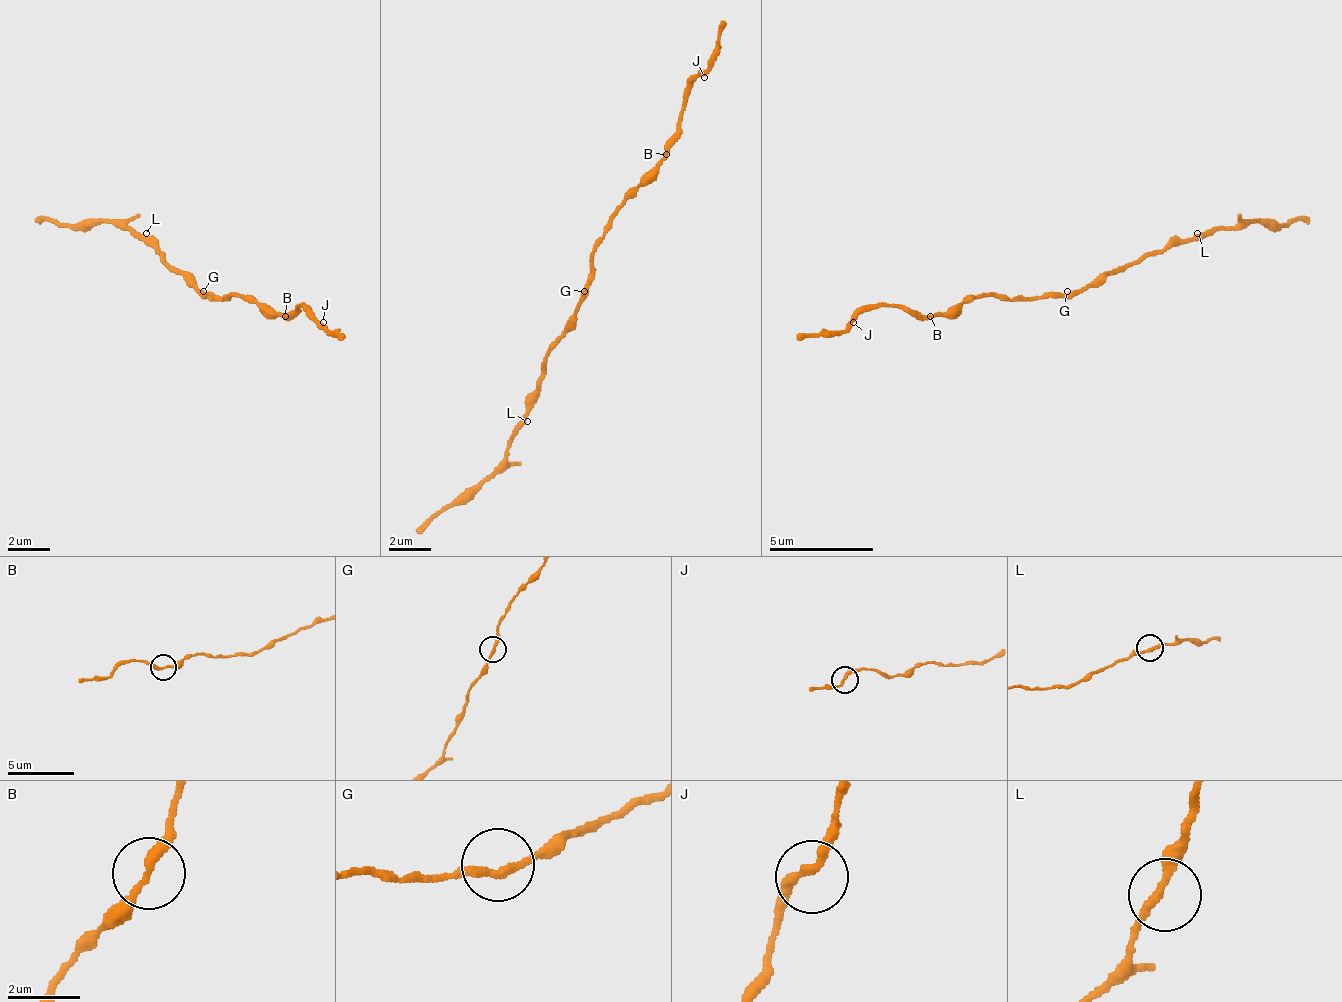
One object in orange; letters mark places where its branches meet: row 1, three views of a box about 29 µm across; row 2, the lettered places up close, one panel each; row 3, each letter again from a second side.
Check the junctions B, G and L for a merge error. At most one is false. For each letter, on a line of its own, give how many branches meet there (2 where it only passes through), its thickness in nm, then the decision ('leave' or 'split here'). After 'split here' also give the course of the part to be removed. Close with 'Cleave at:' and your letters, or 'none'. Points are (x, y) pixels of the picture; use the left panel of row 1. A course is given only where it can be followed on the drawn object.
B: 2 | 240 nm | leave
G: 2 | 220 nm | leave
L: 2 | 240 nm | leave
Cleave at: none

